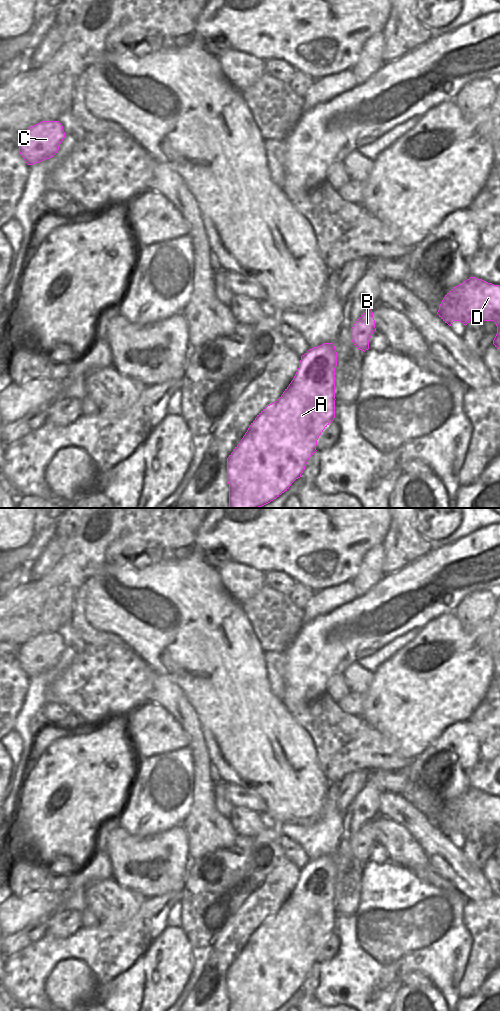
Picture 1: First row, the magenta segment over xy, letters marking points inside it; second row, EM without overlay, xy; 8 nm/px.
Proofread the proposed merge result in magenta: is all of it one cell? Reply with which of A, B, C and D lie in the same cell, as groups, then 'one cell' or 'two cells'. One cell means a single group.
A B C D; one cell

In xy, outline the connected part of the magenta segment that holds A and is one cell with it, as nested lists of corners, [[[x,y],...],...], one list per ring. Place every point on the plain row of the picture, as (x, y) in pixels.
[[[333,855],[309,861],[301,868],[299,880],[283,906],[265,919],[227,970],[229,1011],[276,1011],[287,1003],[305,982],[309,970],[317,963],[317,952],[335,930],[335,880],[337,864]]]

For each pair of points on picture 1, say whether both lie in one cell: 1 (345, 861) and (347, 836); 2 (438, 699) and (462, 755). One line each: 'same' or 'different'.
1: same
2: different

